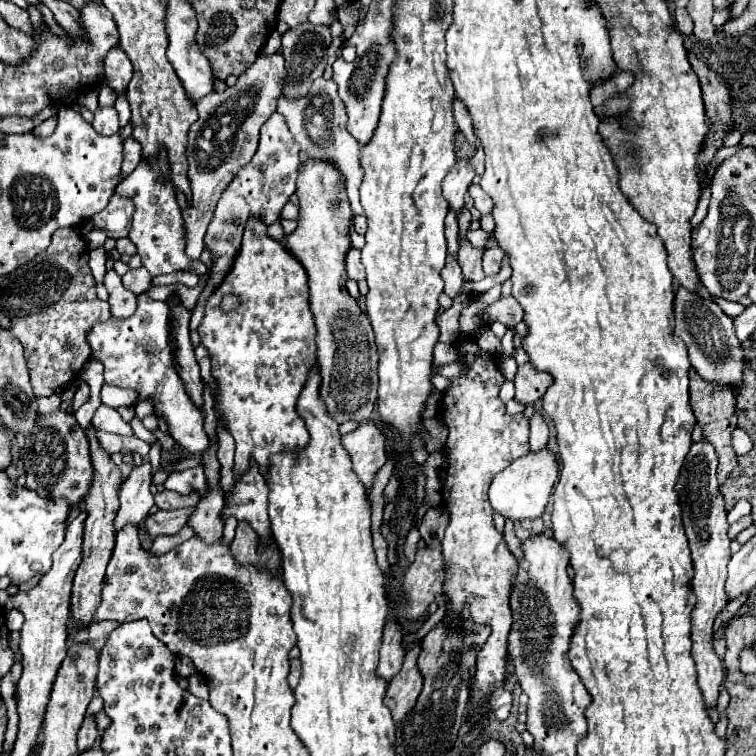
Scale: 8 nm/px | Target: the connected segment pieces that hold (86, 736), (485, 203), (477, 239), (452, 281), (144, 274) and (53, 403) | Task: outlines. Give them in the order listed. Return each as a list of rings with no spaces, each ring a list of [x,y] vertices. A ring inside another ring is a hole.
[[[86,717],[80,731],[78,731],[78,751],[88,751],[90,747],[94,747],[98,737],[100,737],[100,733],[98,733],[98,729],[94,725],[94,719]]]
[[[476,183],[470,187],[470,195],[472,195],[472,199],[474,199],[474,207],[476,207],[480,213],[490,213],[490,209],[492,209],[492,199],[490,199]]]
[[[478,229],[476,231],[468,230],[466,238],[470,243],[477,249],[484,250],[485,244],[490,236],[490,233],[484,231],[483,229]]]
[[[448,257],[446,259],[446,265],[442,269],[442,279],[444,279],[444,293],[448,297],[456,297],[456,293],[460,291],[464,279],[462,279],[462,271],[460,271],[460,265],[456,261],[456,257]]]
[[[140,267],[140,269],[130,269],[130,271],[122,277],[122,283],[124,283],[124,287],[130,289],[132,293],[140,295],[140,293],[144,293],[144,291],[150,287],[150,279],[152,279],[152,275],[150,275],[144,267]]]
[[[57,394],[49,397],[36,397],[36,401],[39,404],[39,412],[41,414],[49,414],[57,410],[62,402]]]

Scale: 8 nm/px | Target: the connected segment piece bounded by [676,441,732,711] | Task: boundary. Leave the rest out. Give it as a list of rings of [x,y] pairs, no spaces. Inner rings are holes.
[[[698,441],[692,445],[692,459],[688,465],[680,469],[680,477],[676,483],[676,493],[682,507],[682,523],[686,529],[686,537],[692,551],[694,561],[694,577],[692,577],[692,591],[696,595],[696,605],[692,611],[692,659],[698,673],[698,687],[702,691],[706,709],[710,711],[716,707],[720,687],[726,679],[722,659],[716,657],[712,649],[712,623],[716,613],[728,603],[724,593],[724,581],[726,581],[726,565],[730,561],[730,539],[728,539],[728,521],[726,521],[726,509],[722,493],[718,491],[716,481],[716,453],[710,443]]]

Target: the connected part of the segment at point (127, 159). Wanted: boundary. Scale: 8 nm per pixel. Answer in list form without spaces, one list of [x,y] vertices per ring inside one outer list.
[[[128,137],[128,139],[124,141],[124,161],[122,161],[120,177],[130,175],[130,173],[138,167],[140,159],[142,159],[142,153],[140,153],[140,143],[138,143],[138,141],[134,141],[132,137]]]

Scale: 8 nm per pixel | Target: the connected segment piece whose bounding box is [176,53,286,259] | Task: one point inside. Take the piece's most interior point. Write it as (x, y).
(225, 137)

